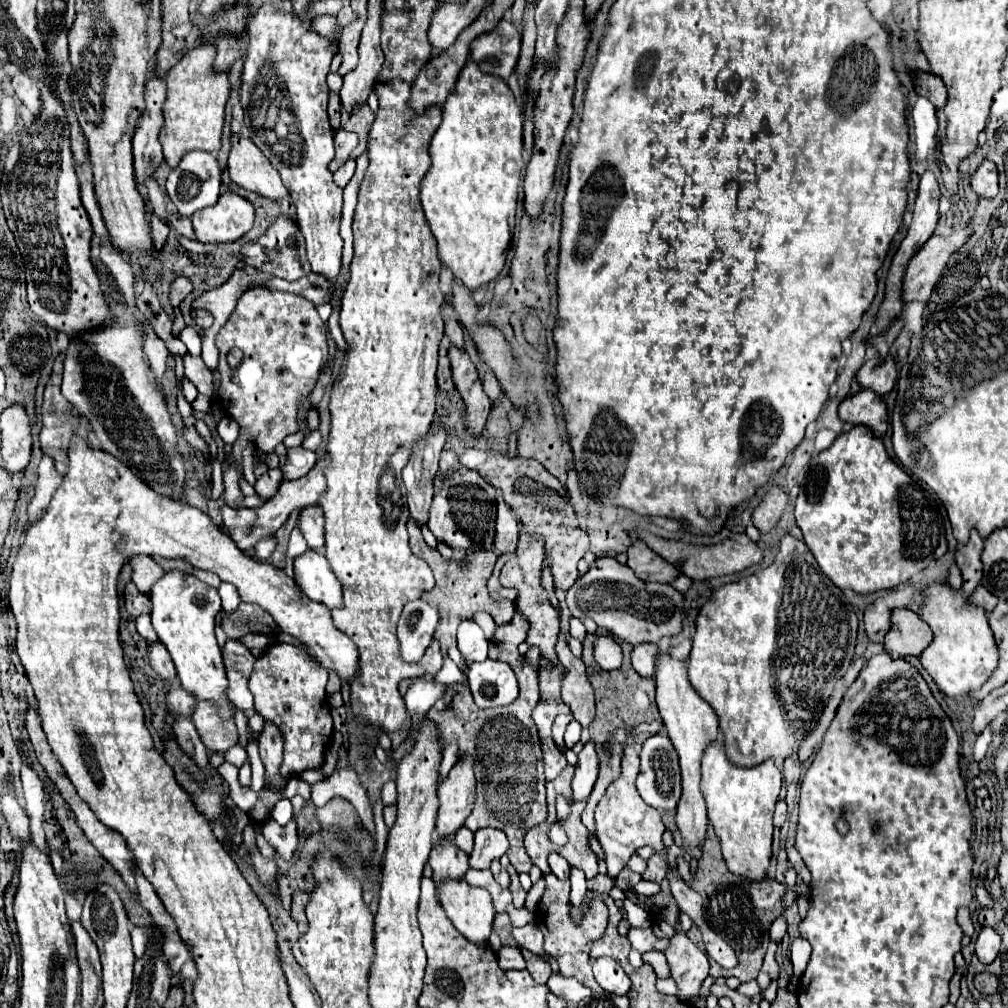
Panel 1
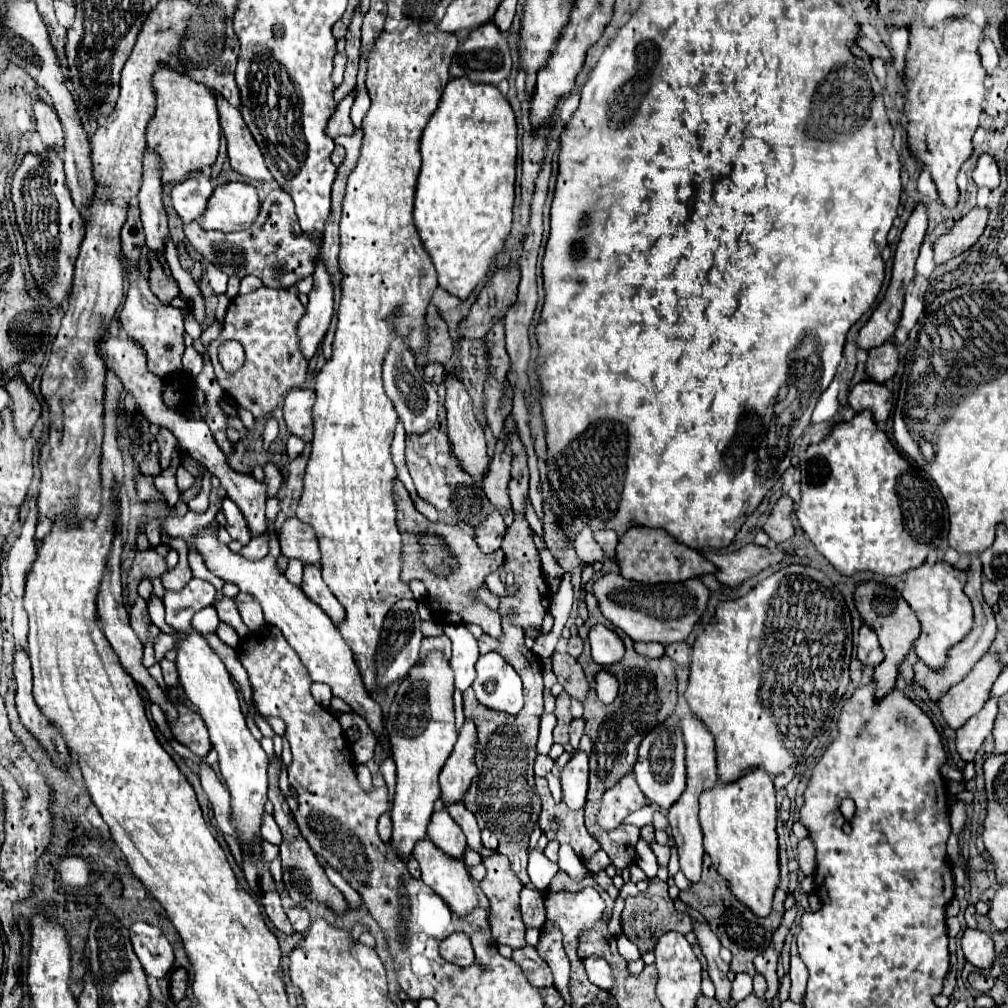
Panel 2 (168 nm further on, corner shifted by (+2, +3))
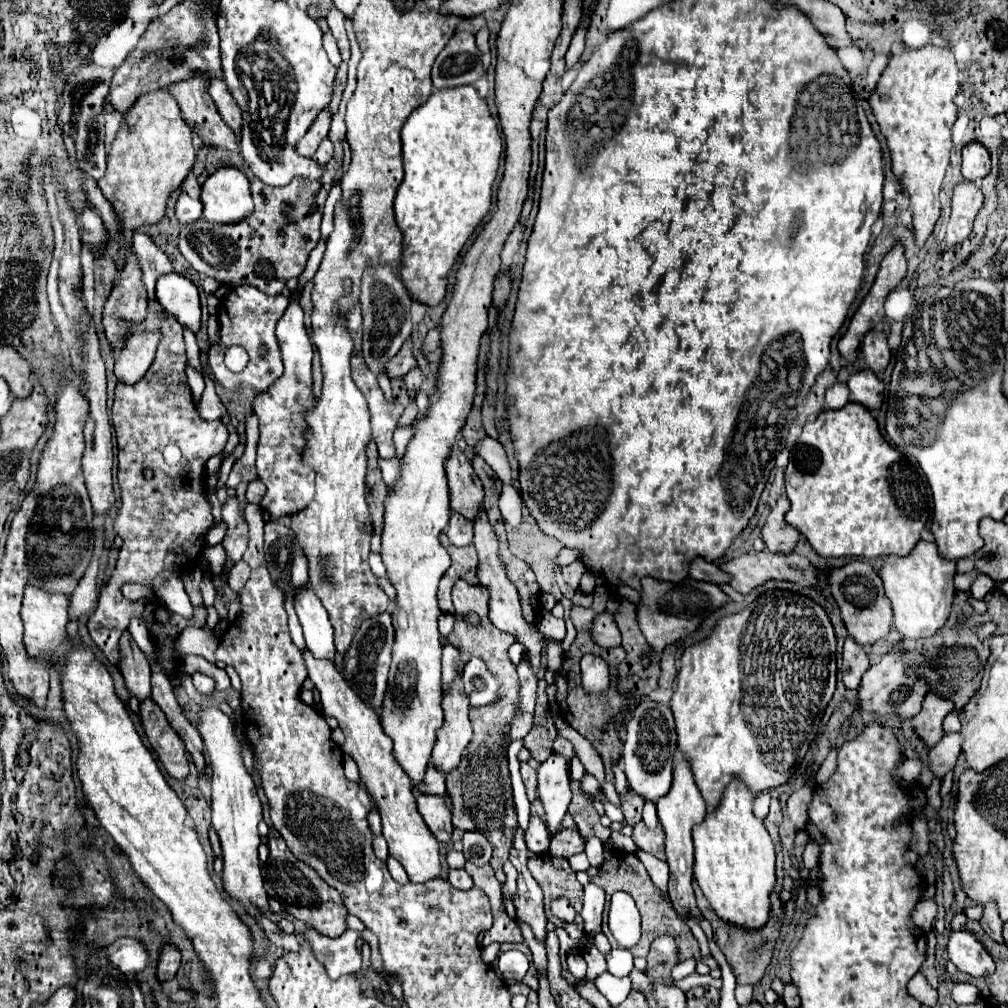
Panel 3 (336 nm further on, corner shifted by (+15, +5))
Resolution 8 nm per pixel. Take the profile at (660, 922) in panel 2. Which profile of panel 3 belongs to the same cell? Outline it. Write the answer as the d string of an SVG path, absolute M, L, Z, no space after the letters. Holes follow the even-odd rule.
M603 850L603 864L601 864L601 874L597 878L591 878L593 884L597 884L599 888L605 890L605 896L607 896L607 902L605 902L605 912L609 912L609 900L613 896L613 892L617 890L625 890L627 894L631 894L631 898L635 900L637 908L639 908L639 914L641 914L641 920L643 920L643 936L641 936L641 942L637 946L631 948L631 954L633 956L641 956L645 958L647 952L649 952L649 946L651 942L657 938L657 936L663 936L663 934L669 934L677 940L677 948L679 948L679 962L687 960L687 958L693 958L693 960L701 960L701 954L699 954L699 944L695 940L695 936L691 934L691 928L685 924L685 920L673 910L671 902L663 898L663 892L651 882L645 866L641 864L641 860L635 856L635 854L627 854L627 852L621 852L621 850Z

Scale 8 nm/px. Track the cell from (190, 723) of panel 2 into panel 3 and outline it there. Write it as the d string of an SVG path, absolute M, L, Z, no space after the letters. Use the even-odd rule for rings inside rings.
M147 700L141 704L141 724L145 728L147 740L157 754L161 766L171 778L185 780L189 774L189 764L185 756L185 746L177 732L173 732L161 708L155 702Z

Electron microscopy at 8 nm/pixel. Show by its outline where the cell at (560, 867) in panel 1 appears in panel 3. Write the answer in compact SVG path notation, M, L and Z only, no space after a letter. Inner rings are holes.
M531 816L529 818L529 828L525 830L525 844L537 856L541 856L549 850L549 834L545 830L545 824L543 824L541 816Z

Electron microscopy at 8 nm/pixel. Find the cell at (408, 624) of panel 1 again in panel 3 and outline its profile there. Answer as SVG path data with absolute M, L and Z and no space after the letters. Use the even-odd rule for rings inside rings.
M383 612L375 618L367 618L365 622L361 622L357 634L353 636L353 642L351 642L351 646L345 654L345 662L343 662L343 676L345 676L347 684L353 688L353 692L365 704L375 708L377 712L381 710L381 704L383 704L383 698L385 698L393 640L395 640L395 630L393 630L389 612Z

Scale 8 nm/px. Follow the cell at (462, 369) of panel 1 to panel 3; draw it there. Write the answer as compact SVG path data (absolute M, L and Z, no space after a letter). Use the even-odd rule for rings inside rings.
M453 448L445 470L451 490L451 510L475 522L477 512L481 512L483 508L483 486L471 462L463 452Z

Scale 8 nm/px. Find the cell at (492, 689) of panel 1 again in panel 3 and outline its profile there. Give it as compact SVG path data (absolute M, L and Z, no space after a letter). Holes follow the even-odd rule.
M471 658L463 670L465 694L471 706L485 706L497 698L497 680L481 658Z

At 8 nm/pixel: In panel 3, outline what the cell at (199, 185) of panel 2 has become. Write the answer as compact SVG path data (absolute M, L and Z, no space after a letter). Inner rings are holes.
M185 192L179 196L175 204L175 216L181 224L191 224L193 220L199 220L203 212L203 204L199 198L191 198Z

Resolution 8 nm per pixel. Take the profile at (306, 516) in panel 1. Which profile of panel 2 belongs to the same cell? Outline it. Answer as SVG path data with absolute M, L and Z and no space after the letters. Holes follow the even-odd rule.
M292 516L284 522L284 526L280 528L278 540L280 540L282 554L286 558L300 558L302 562L320 560L320 548L318 548L314 528L296 516Z

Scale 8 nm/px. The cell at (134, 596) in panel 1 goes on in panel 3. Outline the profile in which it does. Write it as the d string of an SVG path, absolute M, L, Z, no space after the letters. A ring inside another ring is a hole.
M125 632L121 636L119 648L123 654L119 670L125 678L125 684L131 692L131 696L135 696L139 702L151 700L151 668L149 668L145 654L135 644L135 640L131 638L129 632Z

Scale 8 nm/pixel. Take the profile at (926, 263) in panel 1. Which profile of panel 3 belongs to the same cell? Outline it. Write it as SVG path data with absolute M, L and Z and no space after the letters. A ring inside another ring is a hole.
M961 182L953 190L951 218L947 224L947 246L963 242L973 228L973 220L983 206L983 194L975 182Z

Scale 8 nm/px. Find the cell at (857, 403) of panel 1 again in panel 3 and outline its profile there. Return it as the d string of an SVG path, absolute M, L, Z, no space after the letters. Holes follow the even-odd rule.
M861 370L857 374L853 374L849 378L849 400L851 402L859 402L863 406L867 406L869 410L875 410L881 406L883 402L883 382L869 370Z

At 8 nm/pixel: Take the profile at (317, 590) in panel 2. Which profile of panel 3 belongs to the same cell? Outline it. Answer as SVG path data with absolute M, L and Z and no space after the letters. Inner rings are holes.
M311 588L299 590L295 596L295 612L299 616L303 636L307 648L315 658L333 660L335 646L333 646L333 626L329 616L321 604L321 600L311 592Z

